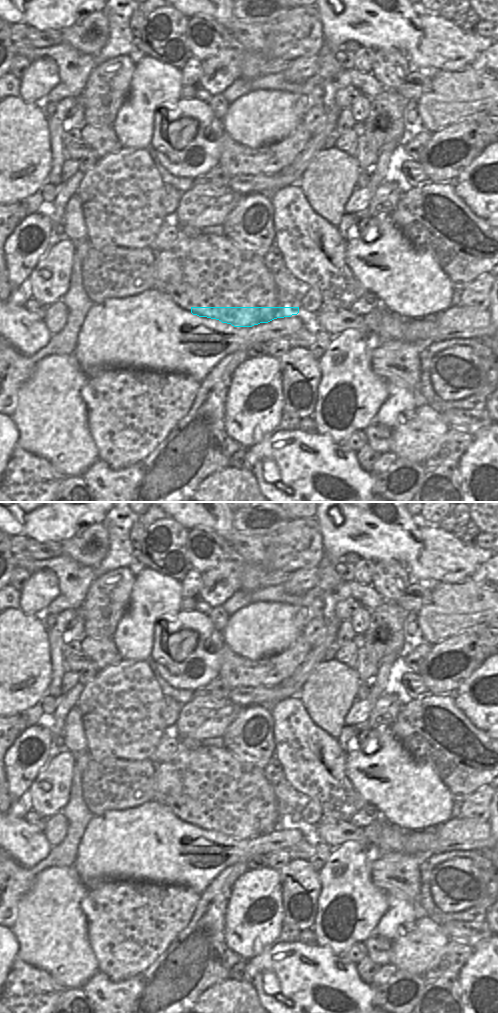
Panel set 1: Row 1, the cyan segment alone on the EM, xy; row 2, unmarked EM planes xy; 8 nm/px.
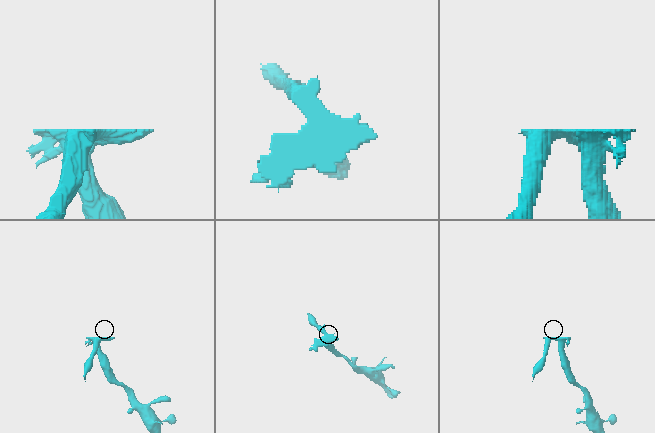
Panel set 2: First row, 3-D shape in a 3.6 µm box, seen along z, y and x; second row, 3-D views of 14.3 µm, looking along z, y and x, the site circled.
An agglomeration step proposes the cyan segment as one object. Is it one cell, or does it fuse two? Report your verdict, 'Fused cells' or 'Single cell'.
Fused cells.

